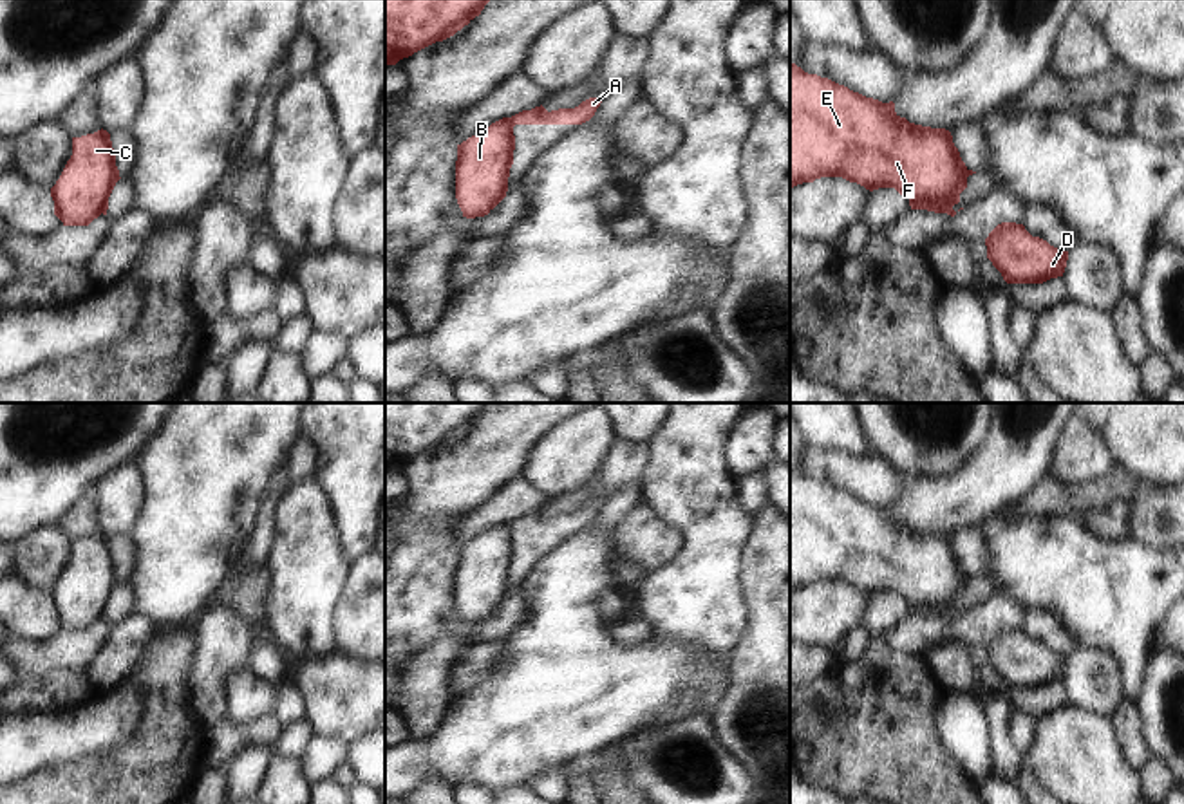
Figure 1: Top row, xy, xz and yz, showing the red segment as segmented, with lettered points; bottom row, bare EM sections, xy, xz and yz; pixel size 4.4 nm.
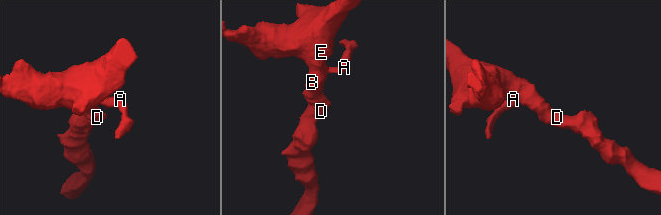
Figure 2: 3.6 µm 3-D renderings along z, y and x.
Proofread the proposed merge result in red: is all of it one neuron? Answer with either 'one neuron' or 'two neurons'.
two neurons

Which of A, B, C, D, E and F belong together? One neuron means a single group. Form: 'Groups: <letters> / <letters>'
Groups: A / B C D E F.

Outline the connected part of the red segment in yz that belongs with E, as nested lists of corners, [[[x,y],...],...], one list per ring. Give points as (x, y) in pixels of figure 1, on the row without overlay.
[[[790,468],[790,594],[821,582],[842,582],[873,596],[895,593],[915,607],[944,609],[962,598],[967,571],[945,533],[909,528],[895,517],[895,508],[882,508],[850,495],[828,482],[808,479]]]

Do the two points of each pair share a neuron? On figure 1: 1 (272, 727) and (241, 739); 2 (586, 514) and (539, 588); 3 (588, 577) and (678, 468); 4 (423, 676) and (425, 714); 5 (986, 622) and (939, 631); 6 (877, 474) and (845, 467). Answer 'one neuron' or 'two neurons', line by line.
1: one neuron
2: two neurons
3: two neurons
4: one neuron
5: one neuron
6: one neuron

